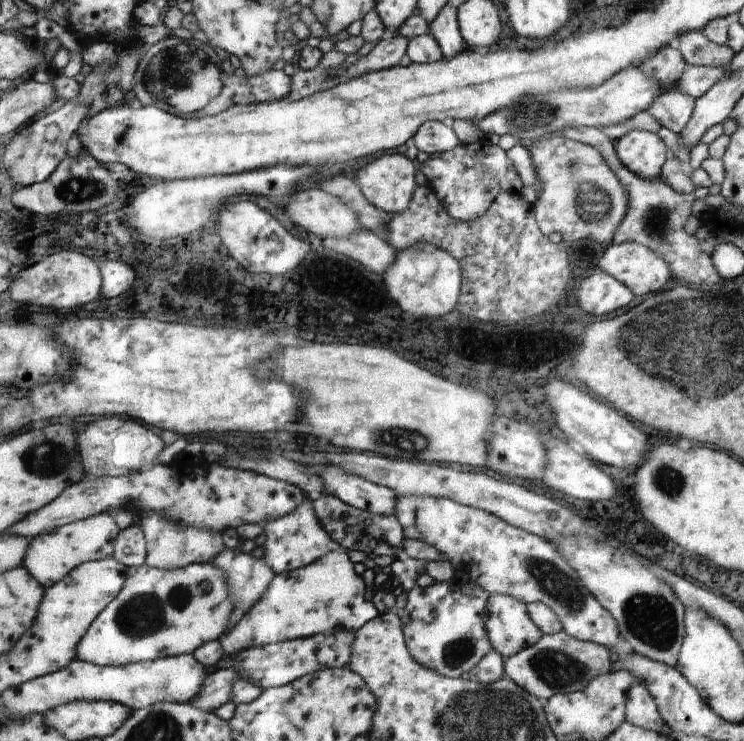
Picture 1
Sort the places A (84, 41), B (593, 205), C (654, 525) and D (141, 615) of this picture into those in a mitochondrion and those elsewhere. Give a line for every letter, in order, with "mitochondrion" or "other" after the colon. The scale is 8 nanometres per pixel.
A: other
B: mitochondrion
C: other
D: mitochondrion

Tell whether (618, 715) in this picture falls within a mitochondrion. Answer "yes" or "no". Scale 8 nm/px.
no

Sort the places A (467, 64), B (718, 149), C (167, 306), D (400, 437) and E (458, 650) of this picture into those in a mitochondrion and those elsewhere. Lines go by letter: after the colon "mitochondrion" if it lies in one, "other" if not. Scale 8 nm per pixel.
A: other
B: other
C: other
D: mitochondrion
E: mitochondrion

